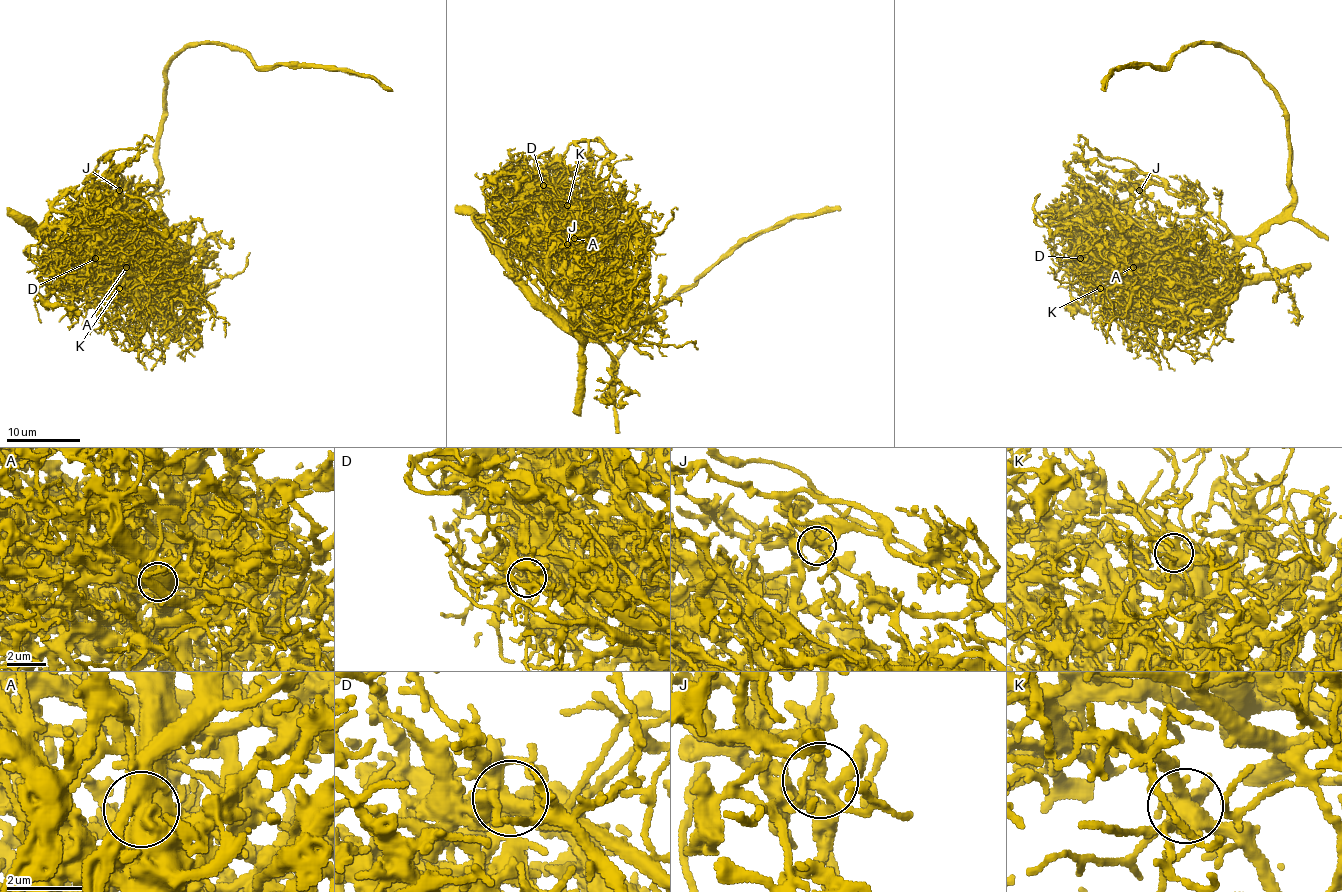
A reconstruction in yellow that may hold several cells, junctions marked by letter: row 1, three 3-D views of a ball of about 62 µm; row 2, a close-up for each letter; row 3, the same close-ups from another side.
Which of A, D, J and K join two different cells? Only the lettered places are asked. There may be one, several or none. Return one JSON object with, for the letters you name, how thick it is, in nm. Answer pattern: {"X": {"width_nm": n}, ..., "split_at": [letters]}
{"A": {"width_nm": 420}, "split_at": ["A"]}

